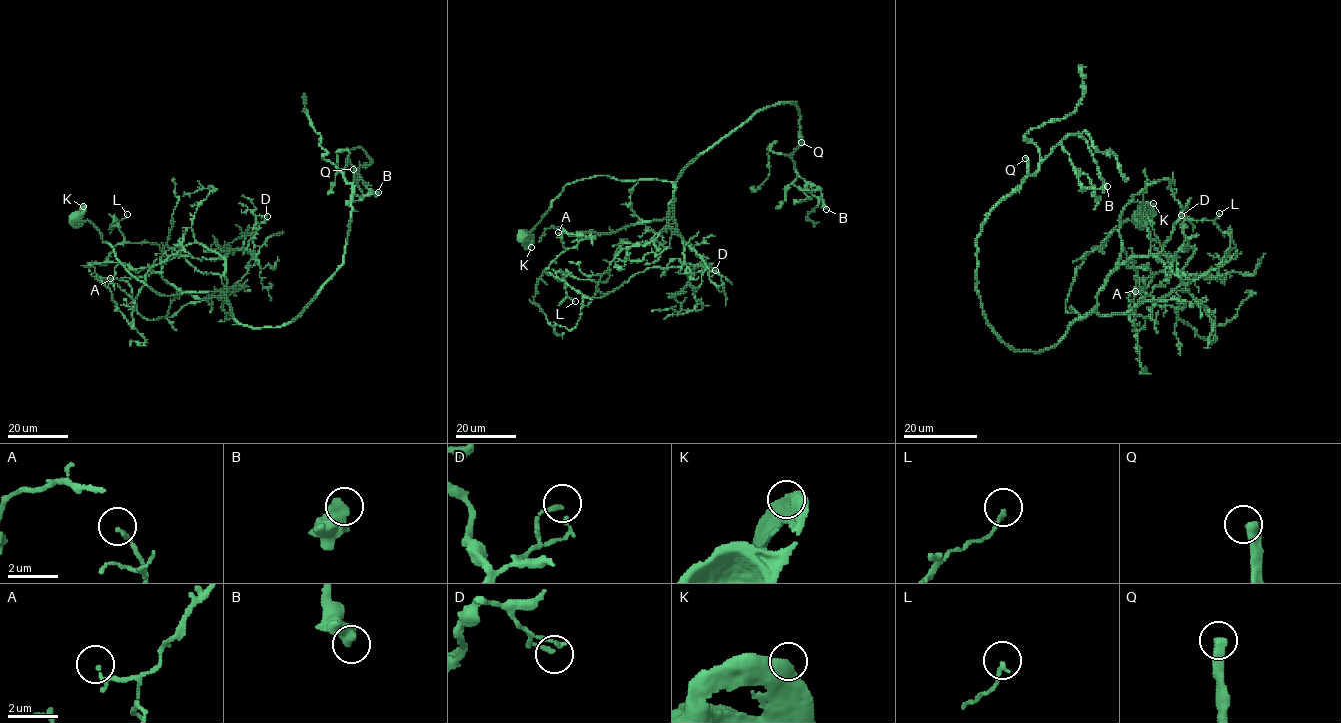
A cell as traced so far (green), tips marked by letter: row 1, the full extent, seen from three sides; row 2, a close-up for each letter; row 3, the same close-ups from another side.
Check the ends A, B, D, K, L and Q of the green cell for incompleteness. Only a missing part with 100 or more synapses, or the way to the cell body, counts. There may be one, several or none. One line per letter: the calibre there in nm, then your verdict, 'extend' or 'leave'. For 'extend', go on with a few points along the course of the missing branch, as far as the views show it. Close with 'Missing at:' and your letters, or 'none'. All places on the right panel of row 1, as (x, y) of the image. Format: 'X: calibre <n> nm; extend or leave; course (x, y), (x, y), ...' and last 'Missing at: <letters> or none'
A: calibre 90 nm; leave
B: calibre 650 nm; leave
D: calibre 150 nm; leave
K: calibre 650 nm; leave
L: calibre 150 nm; leave
Q: calibre 440 nm; extend; course (1025, 158), (1029, 139), (1053, 114), (1059, 96), (1020, 82), (1068, 102), (1078, 115), (1071, 126), (1042, 131)
Missing at: Q

